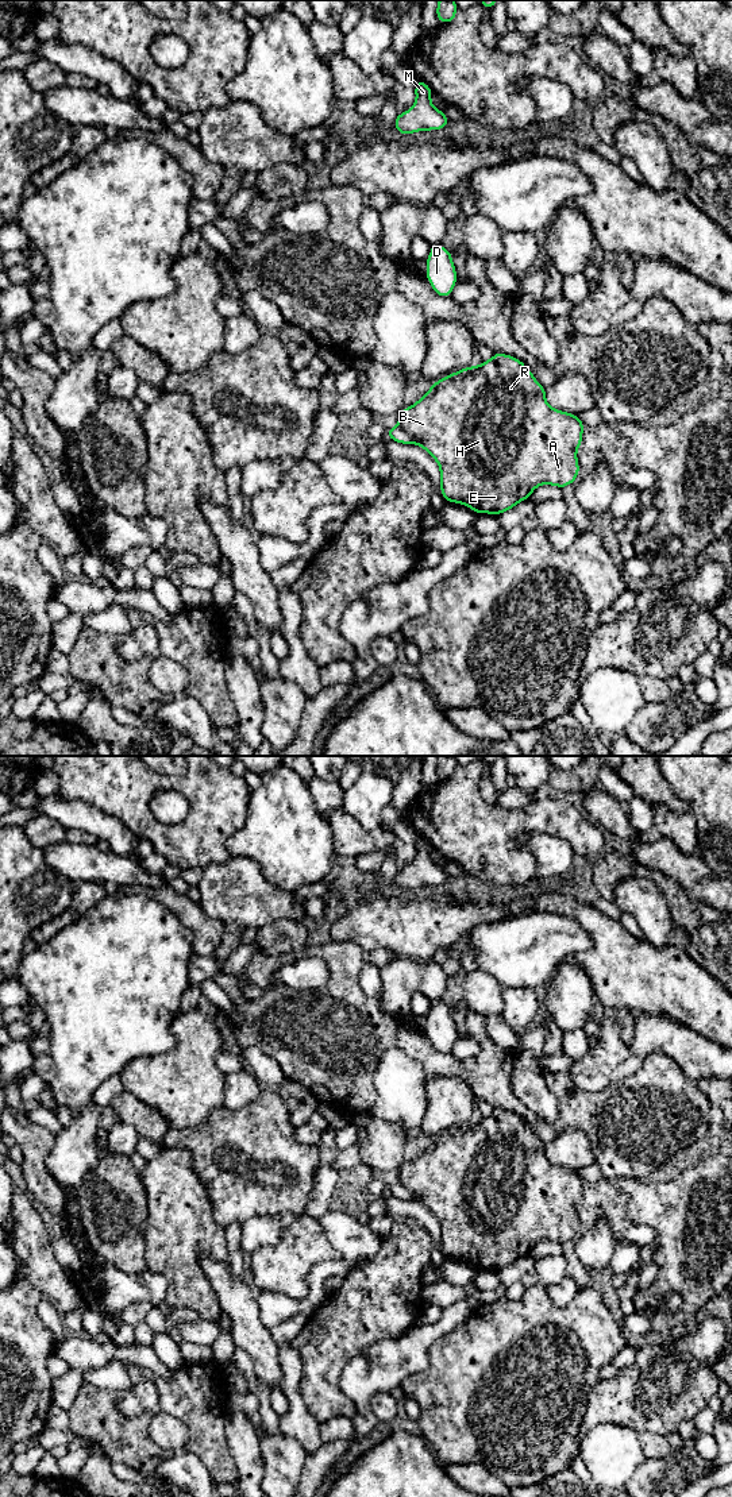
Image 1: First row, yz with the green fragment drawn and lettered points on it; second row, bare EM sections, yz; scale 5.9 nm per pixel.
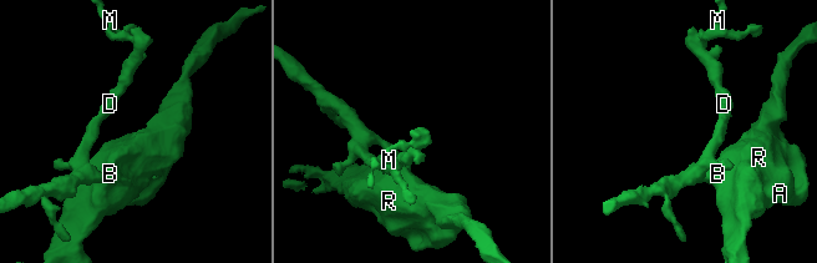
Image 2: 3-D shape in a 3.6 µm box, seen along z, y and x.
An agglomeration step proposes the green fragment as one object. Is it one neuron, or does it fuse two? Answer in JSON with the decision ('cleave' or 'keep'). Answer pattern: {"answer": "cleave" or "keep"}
{"answer": "cleave"}

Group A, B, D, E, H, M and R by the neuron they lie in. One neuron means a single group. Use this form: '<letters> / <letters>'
A B E H R / D M

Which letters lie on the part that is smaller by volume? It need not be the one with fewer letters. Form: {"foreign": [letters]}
{"foreign": ["D", "M"]}

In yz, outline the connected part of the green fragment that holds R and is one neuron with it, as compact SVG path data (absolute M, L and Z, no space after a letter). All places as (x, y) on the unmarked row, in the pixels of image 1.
M496 1108L479 1122L440 1134L417 1158L398 1170L398 1181L438 1218L444 1257L466 1261L477 1270L498 1272L528 1255L538 1242L563 1245L579 1230L577 1205L585 1184L579 1172L551 1164L546 1157L546 1145L531 1126L506 1110Z

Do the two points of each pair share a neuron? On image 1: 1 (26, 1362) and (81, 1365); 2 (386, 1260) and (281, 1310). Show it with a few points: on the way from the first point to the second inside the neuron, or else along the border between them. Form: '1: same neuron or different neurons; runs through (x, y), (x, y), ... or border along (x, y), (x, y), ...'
1: different neurons; border along (57, 1342), (53, 1351)
2: different neurons; border along (358, 1264), (342, 1277)

